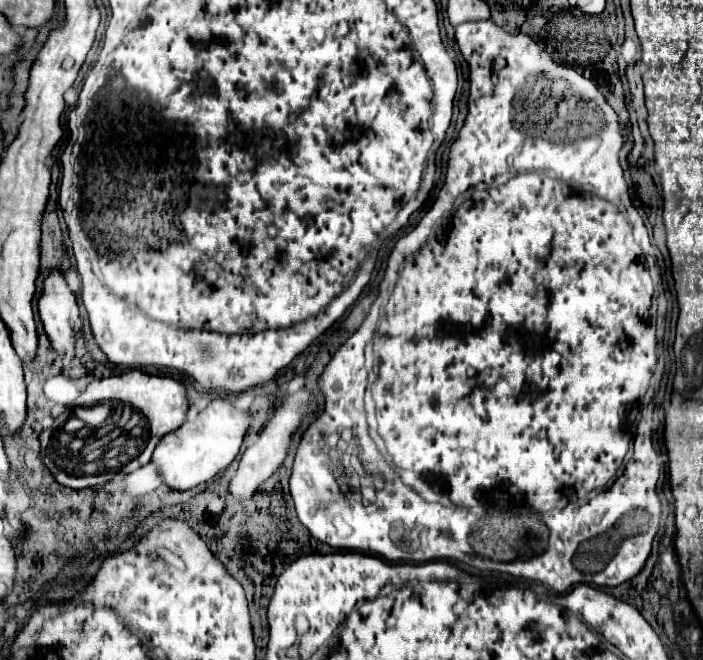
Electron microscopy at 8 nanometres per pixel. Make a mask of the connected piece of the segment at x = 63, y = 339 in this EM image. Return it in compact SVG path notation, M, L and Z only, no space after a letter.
M51 268L45 276L37 308L53 348L61 354L73 354L73 334L81 330L81 318L75 292L59 268Z

